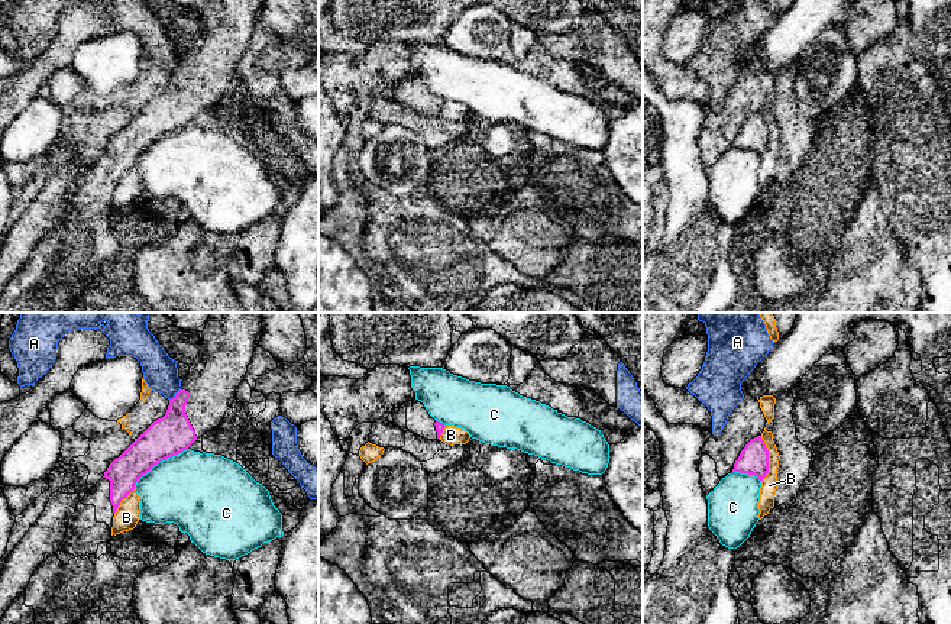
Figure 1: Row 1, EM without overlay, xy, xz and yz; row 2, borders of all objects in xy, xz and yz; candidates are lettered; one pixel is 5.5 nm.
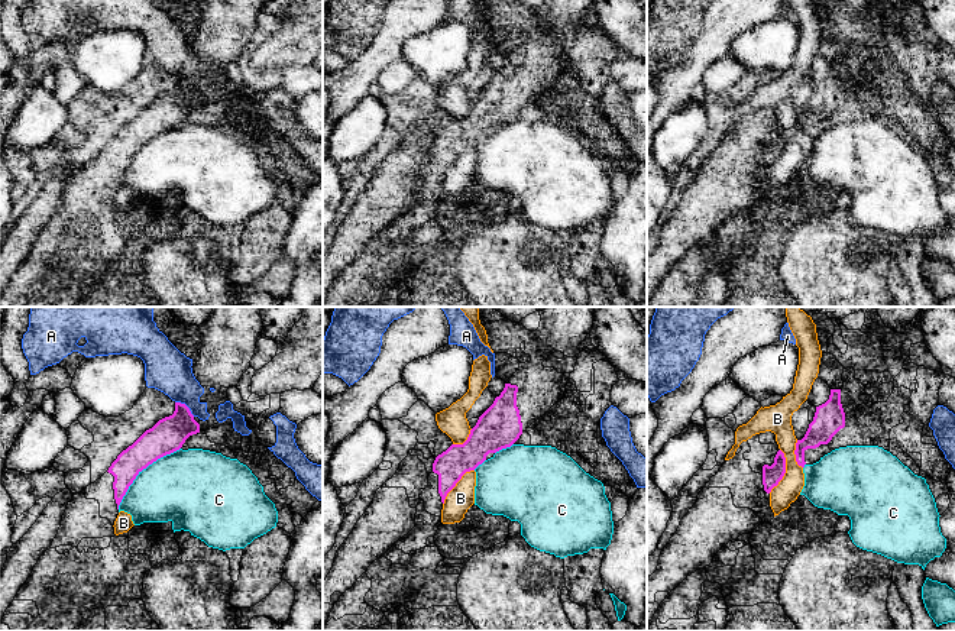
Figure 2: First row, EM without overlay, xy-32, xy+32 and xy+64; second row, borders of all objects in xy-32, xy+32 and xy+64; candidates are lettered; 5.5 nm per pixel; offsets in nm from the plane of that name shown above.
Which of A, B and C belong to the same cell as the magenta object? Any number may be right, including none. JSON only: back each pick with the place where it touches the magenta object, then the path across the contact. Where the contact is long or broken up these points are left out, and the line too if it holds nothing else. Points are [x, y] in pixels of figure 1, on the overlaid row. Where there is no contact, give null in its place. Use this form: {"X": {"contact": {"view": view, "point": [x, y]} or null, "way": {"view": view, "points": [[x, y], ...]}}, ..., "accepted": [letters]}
{"accepted": []}

